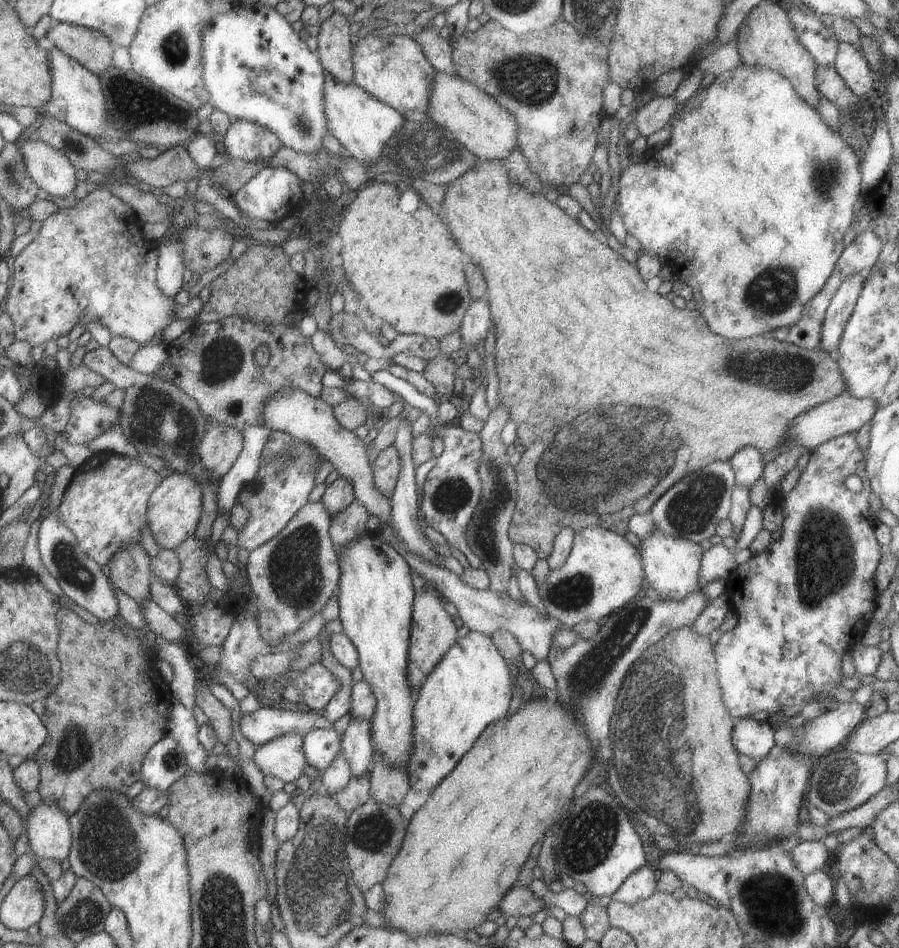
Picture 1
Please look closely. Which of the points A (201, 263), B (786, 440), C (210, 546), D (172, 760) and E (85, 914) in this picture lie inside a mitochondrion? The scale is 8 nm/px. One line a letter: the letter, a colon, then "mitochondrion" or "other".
A: other
B: other
C: other
D: mitochondrion
E: mitochondrion

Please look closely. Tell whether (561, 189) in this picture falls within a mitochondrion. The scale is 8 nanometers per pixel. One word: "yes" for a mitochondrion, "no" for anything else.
no

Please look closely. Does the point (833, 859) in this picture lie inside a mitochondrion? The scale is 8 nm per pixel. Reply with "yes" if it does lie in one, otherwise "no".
no

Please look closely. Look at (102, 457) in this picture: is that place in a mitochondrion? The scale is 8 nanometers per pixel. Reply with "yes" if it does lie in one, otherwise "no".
no

